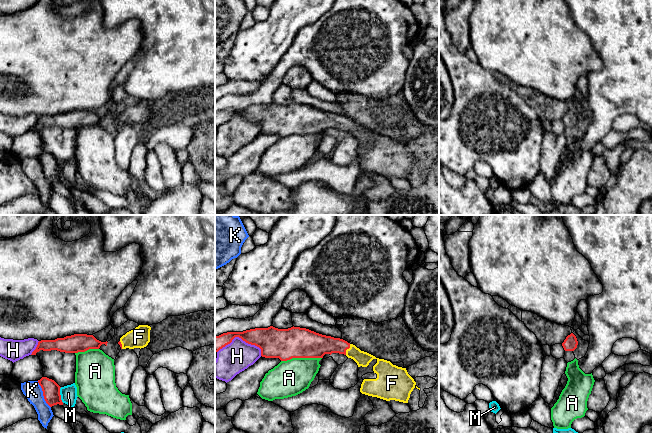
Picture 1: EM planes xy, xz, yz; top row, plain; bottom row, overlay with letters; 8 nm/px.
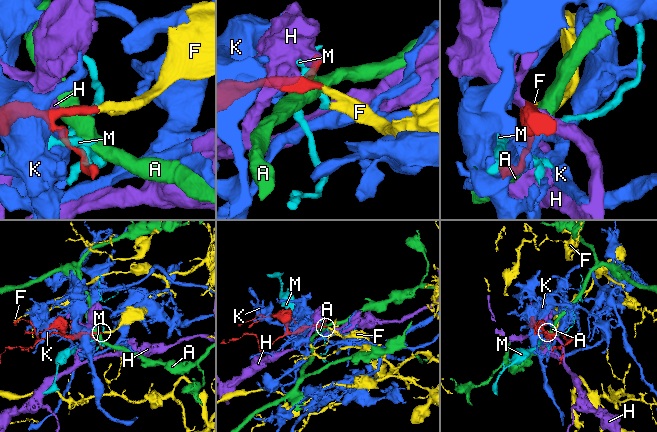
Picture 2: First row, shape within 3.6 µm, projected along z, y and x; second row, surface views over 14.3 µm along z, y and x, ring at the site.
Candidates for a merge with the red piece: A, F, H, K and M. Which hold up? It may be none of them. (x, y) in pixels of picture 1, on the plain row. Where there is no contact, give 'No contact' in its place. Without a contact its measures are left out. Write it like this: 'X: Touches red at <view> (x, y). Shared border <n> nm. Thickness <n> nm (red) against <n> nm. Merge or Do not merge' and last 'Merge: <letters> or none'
A: Touches red at xz (301, 133). Shared border 320 nm. Thickness 260 nm (red) against 300 nm. Do not merge
F: Touches red at xz (347, 124). Shared border 100 nm. Thickness 200 nm (red) against 120 nm. Merge
H: Touches red at xz (239, 113). Shared border 360 nm. Thickness 220 nm (red) against 240 nm. Do not merge
K: Touches red at xy (43, 170). Shared border 240 nm. Thickness 140 nm (red) against 150 nm. Do not merge
M: Touches red at xy (60, 171). Shared border 130 nm. Thickness 140 nm (red) against 130 nm. Do not merge
Merge: F

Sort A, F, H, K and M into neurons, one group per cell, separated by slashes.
A / F / H / K / M

